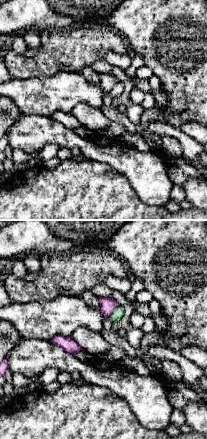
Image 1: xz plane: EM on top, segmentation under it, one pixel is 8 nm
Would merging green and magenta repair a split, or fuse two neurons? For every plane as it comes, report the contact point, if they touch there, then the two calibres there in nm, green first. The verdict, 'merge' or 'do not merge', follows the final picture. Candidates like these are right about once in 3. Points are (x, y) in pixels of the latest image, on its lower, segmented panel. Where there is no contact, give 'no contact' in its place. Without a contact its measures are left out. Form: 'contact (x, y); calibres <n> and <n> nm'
contact (113, 311); calibres 90 and 120 nm

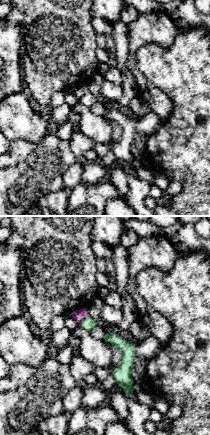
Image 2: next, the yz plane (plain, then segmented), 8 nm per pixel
contact (84, 318); calibres 110 and 90 nm

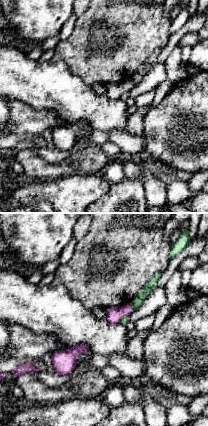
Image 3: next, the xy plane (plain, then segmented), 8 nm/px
contact (123, 317); calibres 60 and 130 nm

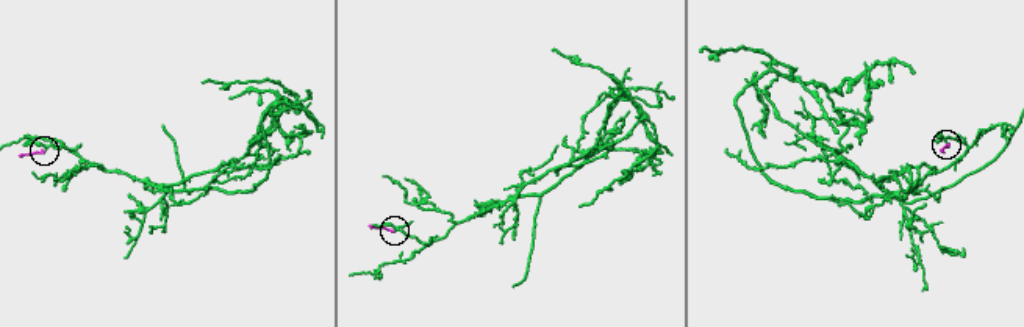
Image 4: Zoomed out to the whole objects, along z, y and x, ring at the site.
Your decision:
do not merge

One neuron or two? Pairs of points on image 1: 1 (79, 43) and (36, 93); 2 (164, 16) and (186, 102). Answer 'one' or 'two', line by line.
1: two
2: one

